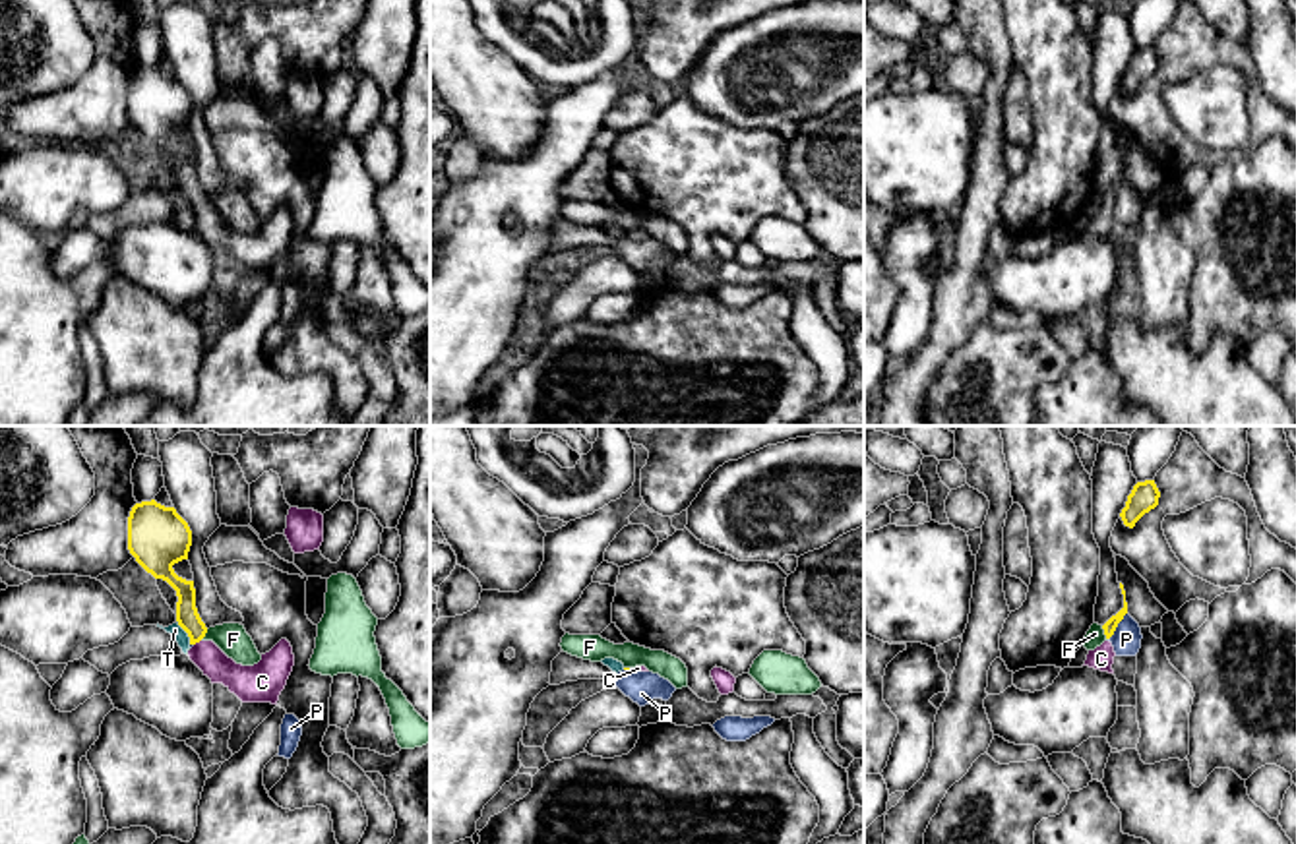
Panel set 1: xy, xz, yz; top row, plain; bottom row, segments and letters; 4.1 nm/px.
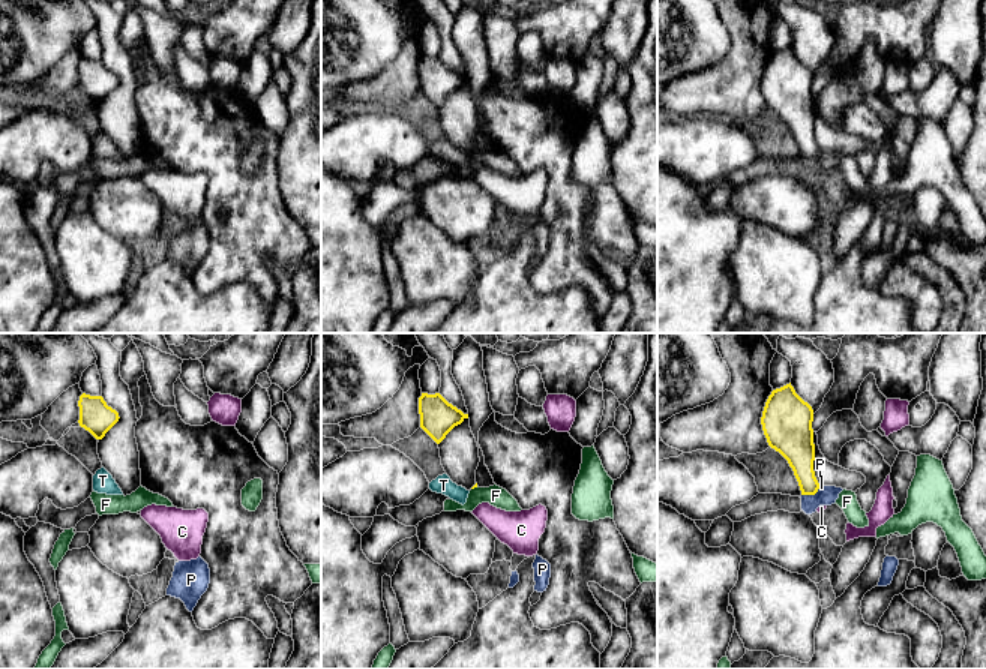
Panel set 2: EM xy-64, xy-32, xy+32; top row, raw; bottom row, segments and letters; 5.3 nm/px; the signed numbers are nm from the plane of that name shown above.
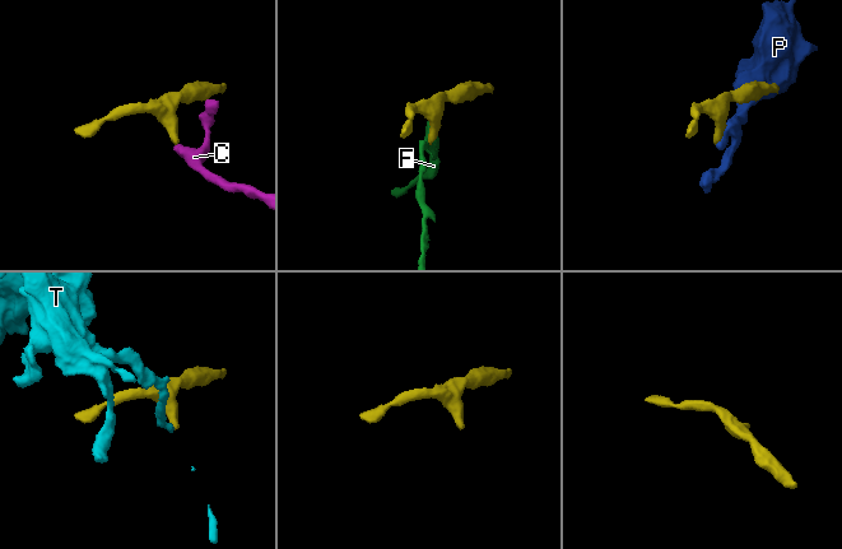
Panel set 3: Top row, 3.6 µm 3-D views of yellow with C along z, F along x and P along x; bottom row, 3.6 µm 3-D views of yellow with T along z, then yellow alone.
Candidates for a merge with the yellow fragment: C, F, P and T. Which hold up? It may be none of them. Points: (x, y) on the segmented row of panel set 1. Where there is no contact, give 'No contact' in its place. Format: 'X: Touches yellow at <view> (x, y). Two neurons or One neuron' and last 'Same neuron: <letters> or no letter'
C: Touches yellow at xy (196, 641). One neuron
F: Touches yellow at yz (1105, 633). Two neurons
P: Touches yellow at yz (1116, 626). Two neurons
T: Touches yellow at xy (185, 630). Two neurons
Same neuron: C

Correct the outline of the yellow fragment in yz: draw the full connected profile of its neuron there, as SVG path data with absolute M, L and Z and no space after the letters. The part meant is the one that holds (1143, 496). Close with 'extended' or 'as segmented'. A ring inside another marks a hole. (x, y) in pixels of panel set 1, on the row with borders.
M1155 480L1137 482L1127 496L1126 507L1120 517L1126 527L1133 528L1135 523L1158 505L1160 492Z; as segmented

